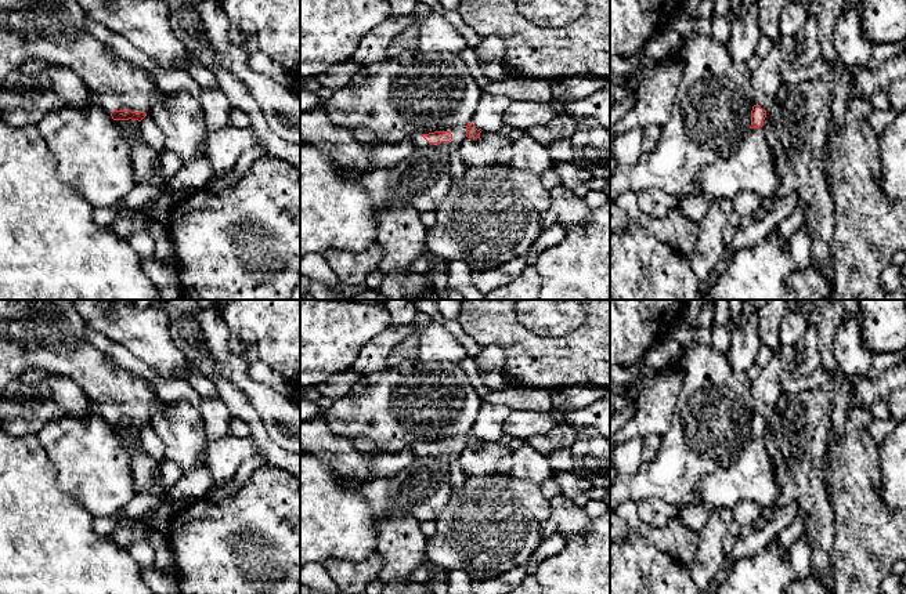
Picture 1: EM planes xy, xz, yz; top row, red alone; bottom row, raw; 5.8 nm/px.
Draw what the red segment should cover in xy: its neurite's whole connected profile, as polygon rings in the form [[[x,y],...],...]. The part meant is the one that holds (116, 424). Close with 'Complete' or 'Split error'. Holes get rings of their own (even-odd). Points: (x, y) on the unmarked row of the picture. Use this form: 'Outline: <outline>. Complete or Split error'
Outline: [[[0,300],[0,390],[28,369],[40,367],[51,374],[71,377],[113,430],[141,431],[158,405],[156,392],[147,380],[120,367],[116,362],[111,363],[108,354],[89,344],[84,340],[84,326],[86,322],[75,308],[73,300]]]. Split error

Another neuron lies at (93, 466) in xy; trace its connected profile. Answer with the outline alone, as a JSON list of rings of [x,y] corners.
[[[95,409],[84,417],[54,419],[36,435],[55,467],[59,489],[77,500],[91,517],[109,517],[136,496],[134,452],[122,442],[111,423]]]

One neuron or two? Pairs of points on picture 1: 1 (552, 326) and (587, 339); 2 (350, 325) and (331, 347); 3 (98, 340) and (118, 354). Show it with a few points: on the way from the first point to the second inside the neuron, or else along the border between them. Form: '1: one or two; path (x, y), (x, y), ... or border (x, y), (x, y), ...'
1: two; border (585, 314), (585, 319), (565, 334), (537, 334)
2: one; path (345, 330), (334, 341)
3: one; path (103, 343), (114, 350)

